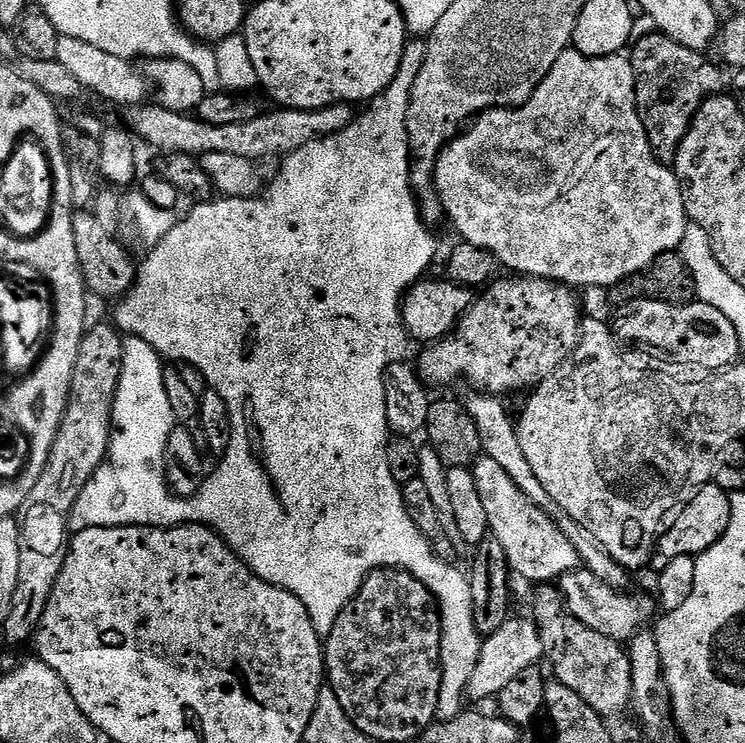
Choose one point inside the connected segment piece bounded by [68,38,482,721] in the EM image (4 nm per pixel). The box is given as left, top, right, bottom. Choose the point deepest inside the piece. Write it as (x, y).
(287, 304)

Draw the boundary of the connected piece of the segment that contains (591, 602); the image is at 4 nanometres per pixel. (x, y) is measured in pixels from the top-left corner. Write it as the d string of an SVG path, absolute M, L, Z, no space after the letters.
M583 566L560 577L558 587L571 616L578 618L578 622L582 622L582 626L590 626L590 630L598 630L598 634L606 634L606 638L611 640L630 642L639 632L645 631L653 623L652 604L654 608L654 600L651 595L649 595L650 597L635 596L632 590L621 590L606 586L606 582L602 582L602 578L594 578L594 574Z

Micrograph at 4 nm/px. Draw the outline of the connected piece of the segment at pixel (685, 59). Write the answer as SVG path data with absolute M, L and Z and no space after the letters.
M652 32L646 38L635 41L630 48L630 59L634 70L636 83L636 109L642 118L642 126L646 130L646 138L650 138L652 153L658 157L660 163L669 166L675 165L676 155L680 149L682 138L686 138L688 128L692 124L694 114L711 96L723 93L726 88L726 76L720 73L719 63L711 64L709 57L703 52L695 52L662 32Z

